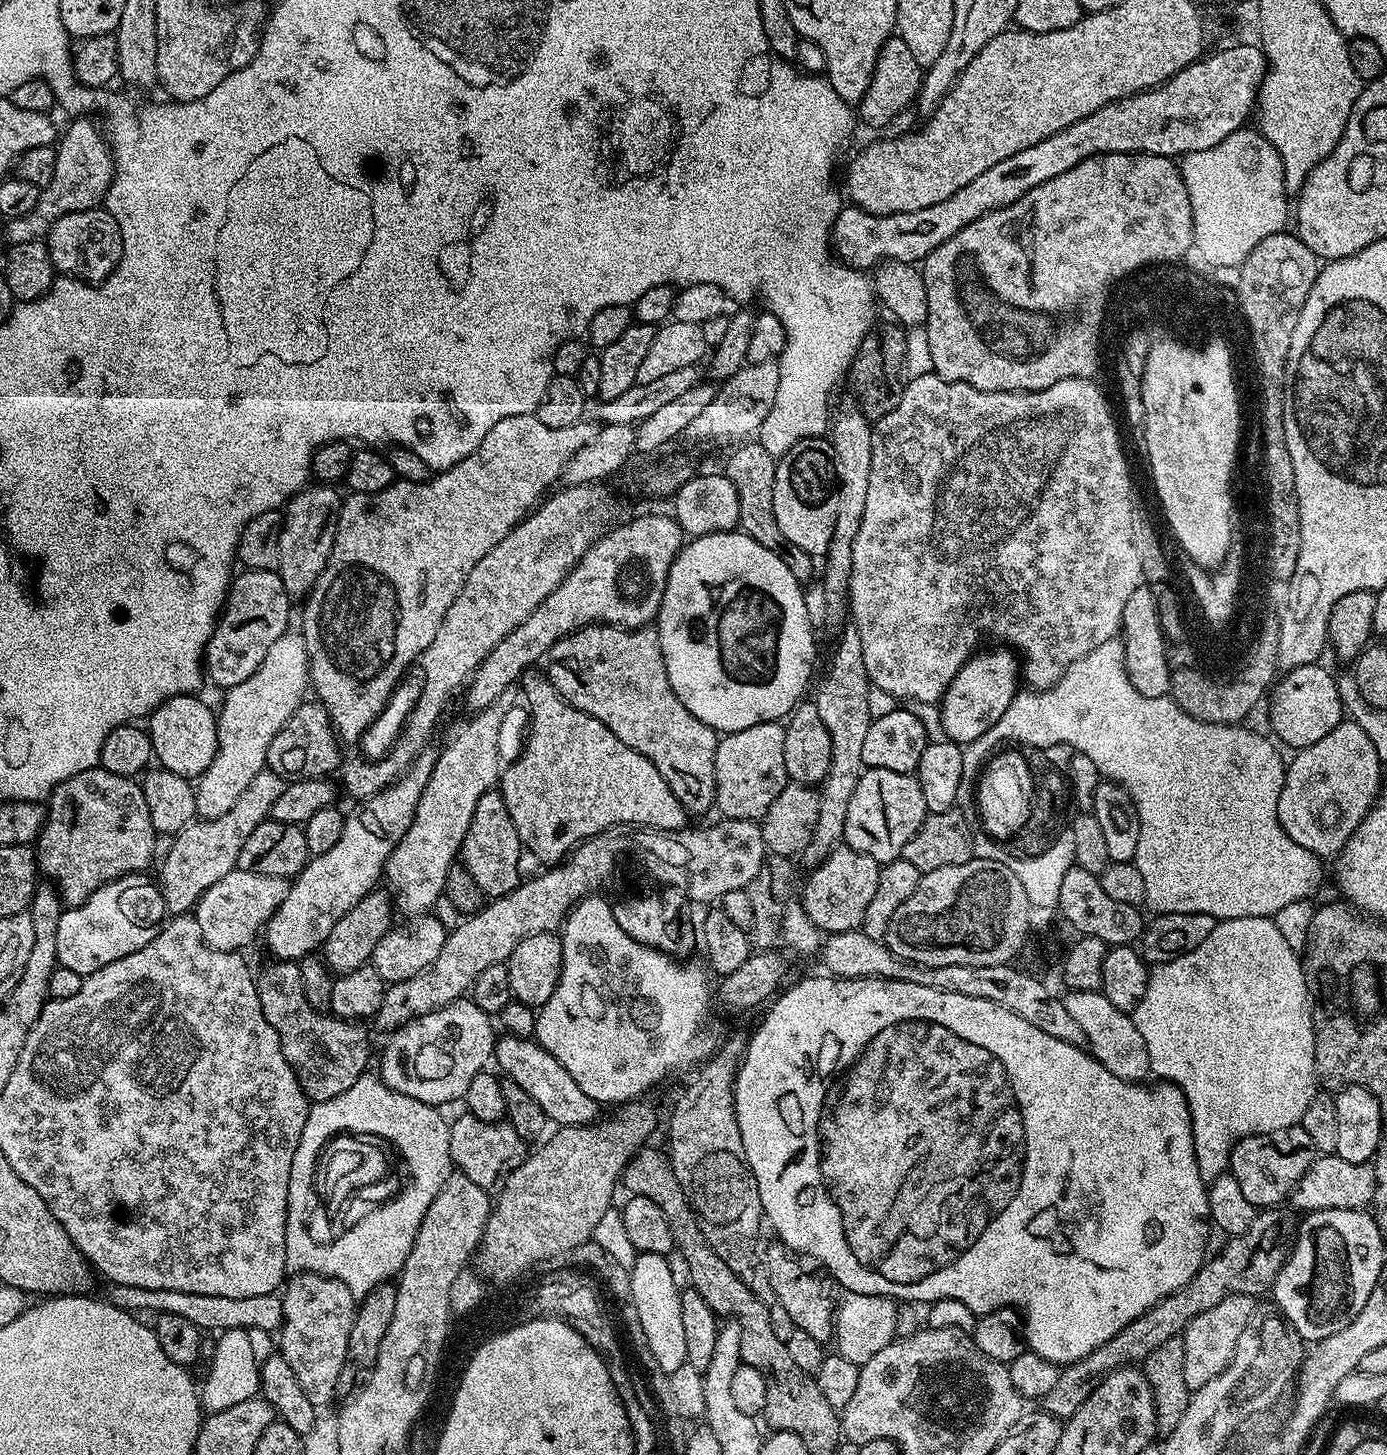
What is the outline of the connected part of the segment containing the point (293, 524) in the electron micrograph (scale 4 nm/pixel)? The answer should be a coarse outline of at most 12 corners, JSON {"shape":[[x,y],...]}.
{"shape":[[309,483],[283,509],[278,571],[307,597],[330,558],[341,493]]}

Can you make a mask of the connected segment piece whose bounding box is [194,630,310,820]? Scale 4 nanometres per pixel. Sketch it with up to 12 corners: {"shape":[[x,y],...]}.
{"shape":[[289,630],[223,693],[196,814],[226,814],[305,703],[308,651]]}

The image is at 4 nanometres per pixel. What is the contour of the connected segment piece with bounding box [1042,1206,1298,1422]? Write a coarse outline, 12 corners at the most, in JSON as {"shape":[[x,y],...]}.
{"shape":[[1257,1211],[1186,1286],[1063,1365],[1043,1411],[1061,1422],[1105,1376],[1139,1365],[1226,1294],[1265,1295],[1297,1217]]}

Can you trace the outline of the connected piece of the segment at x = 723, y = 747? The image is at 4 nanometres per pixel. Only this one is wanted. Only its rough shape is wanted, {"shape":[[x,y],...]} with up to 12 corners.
{"shape":[[785,725],[716,741],[715,811],[763,821],[789,784]]}

